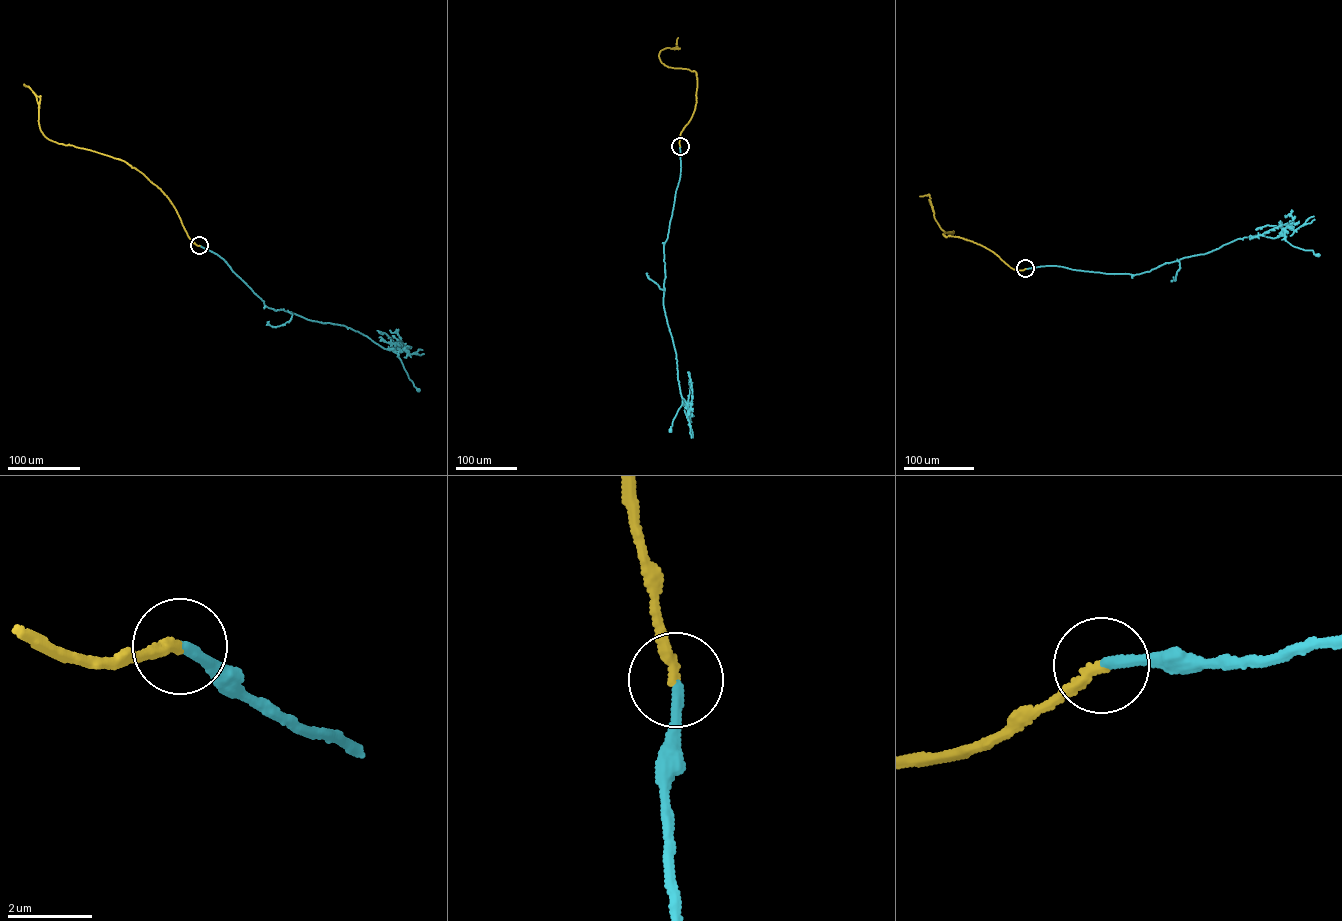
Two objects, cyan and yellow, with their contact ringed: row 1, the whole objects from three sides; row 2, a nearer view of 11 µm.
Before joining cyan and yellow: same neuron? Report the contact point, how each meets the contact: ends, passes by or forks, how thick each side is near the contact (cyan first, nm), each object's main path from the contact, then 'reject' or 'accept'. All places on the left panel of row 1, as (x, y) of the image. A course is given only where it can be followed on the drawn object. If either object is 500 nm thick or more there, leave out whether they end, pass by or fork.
at (199, 245); cyan ends there; yellow ends there; 220 nm thick on the cyan side, 200 nm on the other; cyan runs (199, 245), (224, 260), (265, 306), (313, 321), (343, 325), (385, 349), (398, 347), (398, 356), (418, 390); yellow runs (199, 245), (190, 239), (166, 196), (142, 173), (123, 160), (45, 137), (39, 127), (36, 95), (24, 84); accept

